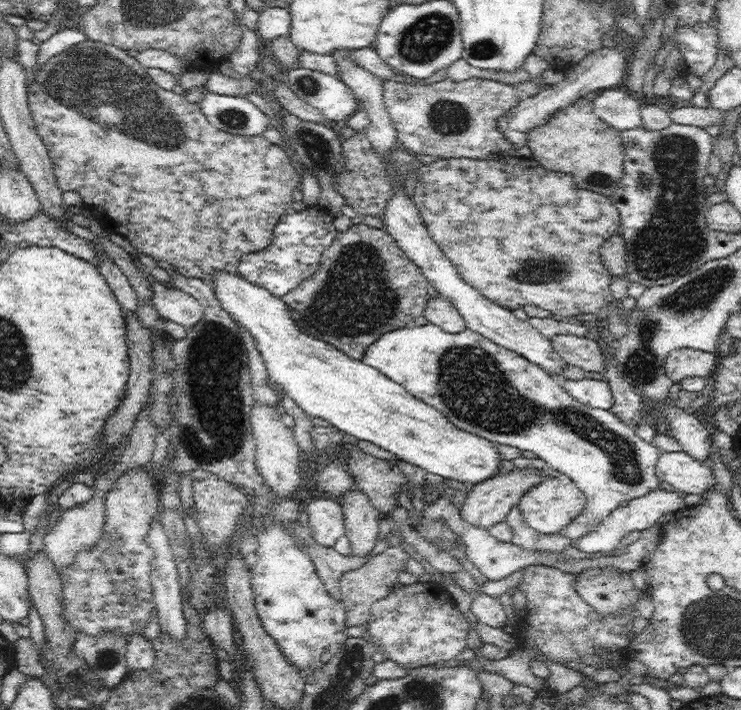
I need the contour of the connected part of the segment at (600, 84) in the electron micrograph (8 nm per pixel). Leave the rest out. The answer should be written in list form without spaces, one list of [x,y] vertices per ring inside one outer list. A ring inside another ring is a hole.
[[[604,47],[602,50],[591,52],[582,58],[578,64],[574,64],[572,70],[568,70],[564,80],[555,86],[543,87],[536,96],[524,96],[516,108],[505,112],[497,120],[498,130],[516,148],[526,146],[528,144],[528,132],[532,128],[544,126],[556,112],[571,106],[577,99],[585,96],[592,97],[603,90],[616,88],[620,82],[623,82],[626,72],[627,62],[622,49]]]

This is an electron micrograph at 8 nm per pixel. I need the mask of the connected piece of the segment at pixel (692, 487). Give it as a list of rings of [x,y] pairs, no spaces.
[[[684,450],[665,452],[659,456],[656,475],[660,482],[671,484],[680,493],[700,496],[716,486],[712,466],[712,456],[706,462],[699,462]]]

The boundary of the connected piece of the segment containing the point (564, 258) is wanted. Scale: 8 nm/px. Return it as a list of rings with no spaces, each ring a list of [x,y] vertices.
[[[509,155],[498,160],[439,158],[432,163],[427,164],[424,162],[417,166],[413,176],[416,178],[416,184],[412,199],[426,225],[426,229],[428,229],[430,237],[438,244],[442,253],[452,261],[462,280],[475,288],[482,296],[511,310],[521,308],[524,305],[532,305],[539,306],[551,314],[565,317],[572,317],[577,314],[602,315],[604,306],[612,302],[613,298],[610,290],[612,278],[599,255],[600,247],[619,232],[619,212],[612,204],[610,197],[580,188],[573,175],[548,170],[533,156],[520,158]]]

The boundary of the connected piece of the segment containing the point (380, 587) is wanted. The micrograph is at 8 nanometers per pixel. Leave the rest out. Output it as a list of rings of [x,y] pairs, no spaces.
[[[394,539],[385,554],[371,557],[367,565],[350,570],[340,578],[340,600],[346,607],[346,626],[366,626],[371,617],[371,606],[377,600],[383,599],[398,584],[398,573],[405,569],[409,557],[399,547],[398,542],[399,540]]]

